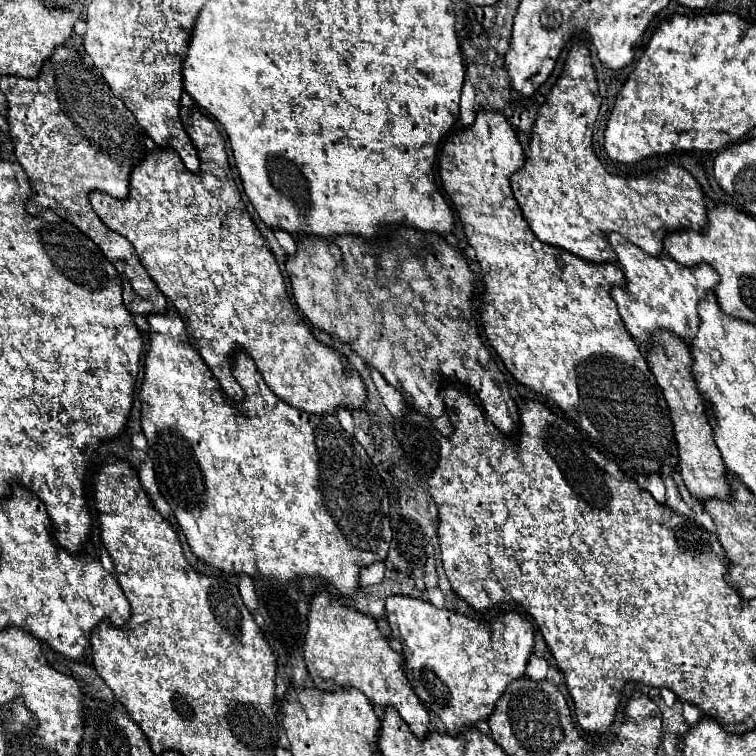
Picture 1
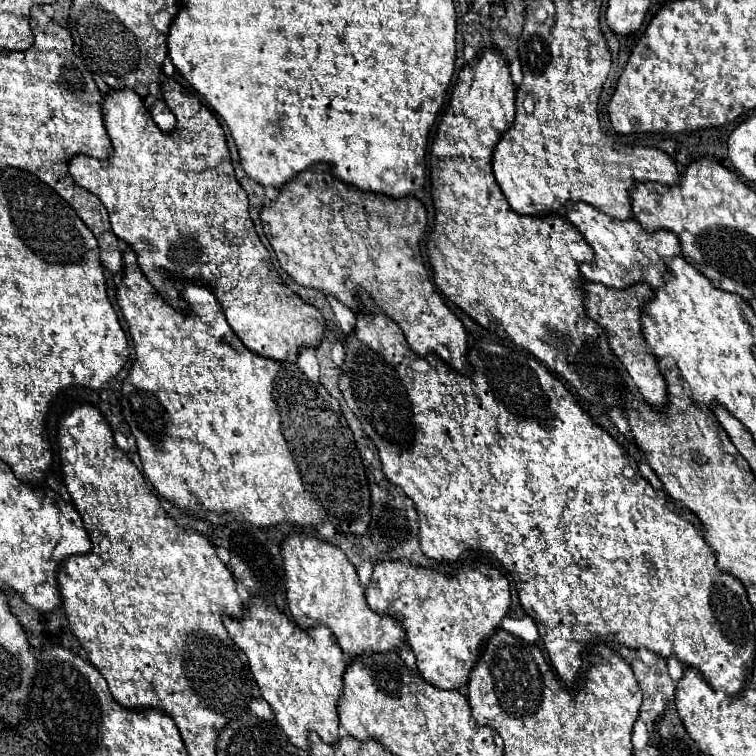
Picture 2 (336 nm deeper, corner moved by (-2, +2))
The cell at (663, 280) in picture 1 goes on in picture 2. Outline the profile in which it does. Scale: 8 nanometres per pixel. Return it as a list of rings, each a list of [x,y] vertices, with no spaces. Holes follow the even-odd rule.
[[[571,201],[567,203],[565,211],[567,219],[581,231],[585,241],[595,251],[593,263],[583,263],[579,267],[587,281],[603,283],[611,289],[627,289],[635,283],[647,283],[657,289],[663,287],[663,283],[667,283],[667,279],[671,277],[665,261],[669,257],[681,255],[681,243],[677,235],[671,235],[669,231],[657,231],[657,235],[651,235],[643,231],[643,227],[635,219],[615,221],[587,203]]]

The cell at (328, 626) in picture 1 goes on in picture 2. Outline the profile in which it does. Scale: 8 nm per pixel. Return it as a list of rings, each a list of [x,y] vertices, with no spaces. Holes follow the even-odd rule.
[[[289,533],[289,539],[283,541],[281,551],[289,611],[301,629],[313,629],[315,625],[329,627],[347,659],[399,651],[405,645],[403,629],[395,623],[395,619],[377,615],[367,607],[365,591],[359,585],[355,567],[339,547],[333,547],[307,533]]]

